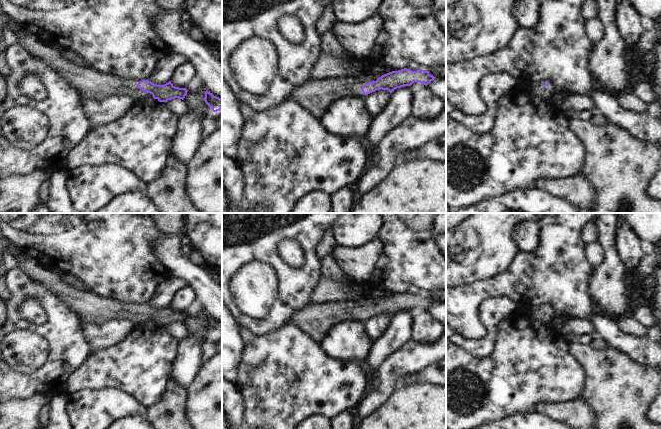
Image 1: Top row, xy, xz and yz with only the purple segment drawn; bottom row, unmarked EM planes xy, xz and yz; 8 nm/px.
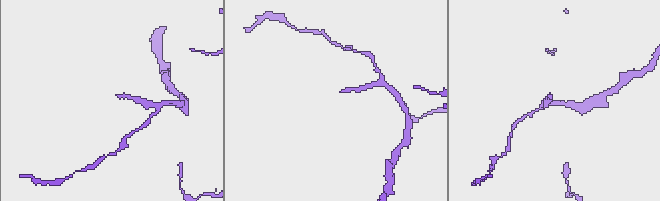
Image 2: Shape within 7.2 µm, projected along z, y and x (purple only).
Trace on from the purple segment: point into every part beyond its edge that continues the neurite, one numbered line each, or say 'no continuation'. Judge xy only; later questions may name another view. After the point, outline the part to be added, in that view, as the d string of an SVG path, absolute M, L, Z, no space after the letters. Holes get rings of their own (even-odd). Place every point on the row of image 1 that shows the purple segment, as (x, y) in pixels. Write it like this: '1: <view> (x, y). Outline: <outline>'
1: xy (92, 85). Outline: M17 27L19 31L15 35L16 43L67 79L70 86L75 87L84 100L101 101L111 96L128 96L134 101L153 98L152 94L139 88L139 80L101 74L90 67L80 67L68 62L57 50L41 44L30 33Z

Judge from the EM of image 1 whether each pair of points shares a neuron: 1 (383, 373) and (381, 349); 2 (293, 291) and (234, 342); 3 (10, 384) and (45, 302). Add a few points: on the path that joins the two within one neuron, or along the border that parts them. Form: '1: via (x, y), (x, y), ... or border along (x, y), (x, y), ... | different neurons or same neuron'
1: border along (399, 347), (376, 370) | different neurons
2: border along (232, 317), (238, 327) | different neurons
3: via (36, 380), (56, 360), (56, 328) | same neuron

